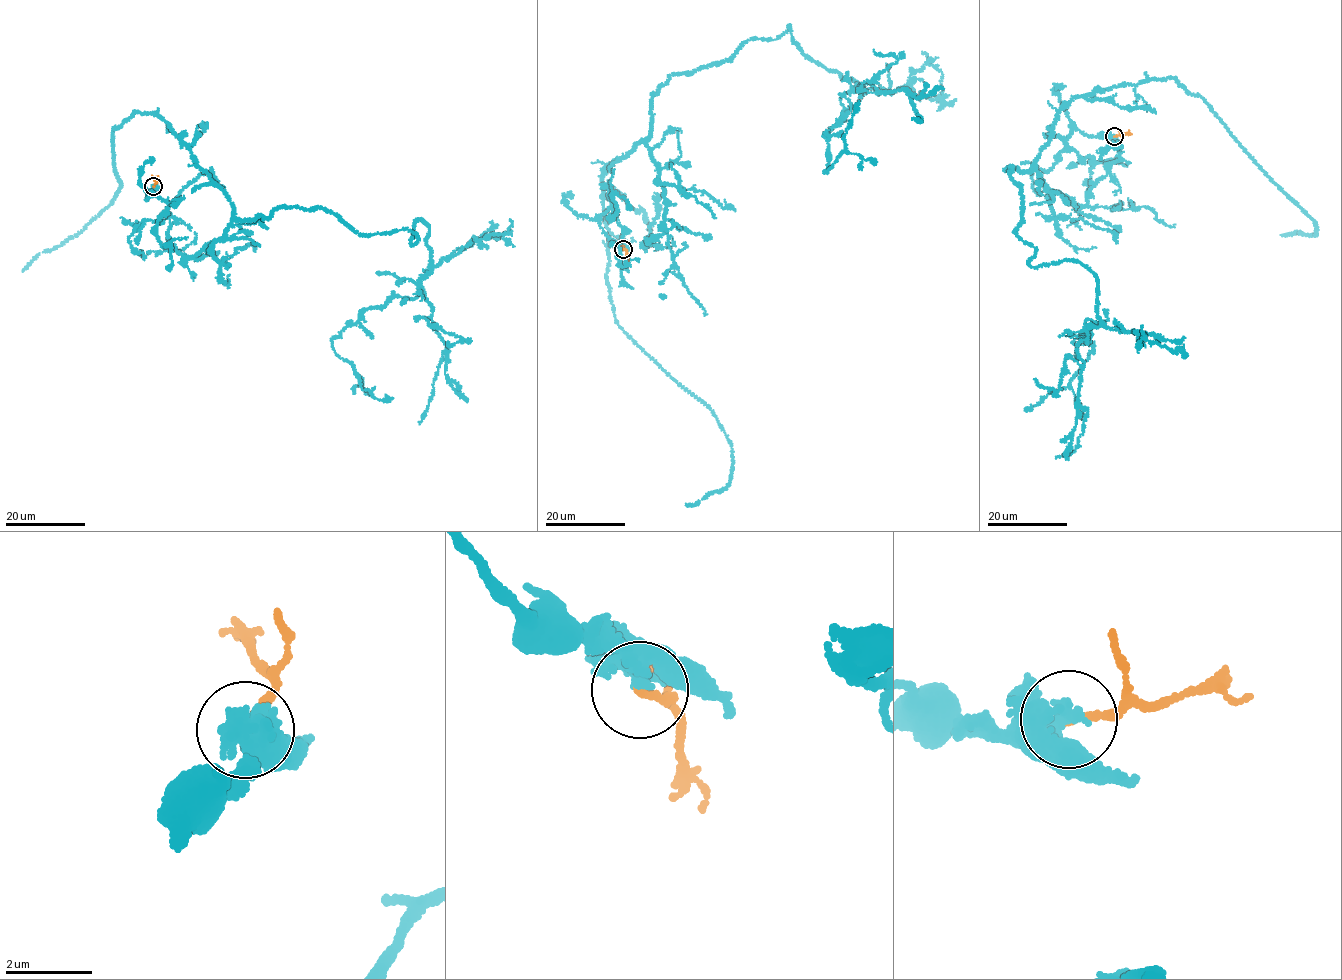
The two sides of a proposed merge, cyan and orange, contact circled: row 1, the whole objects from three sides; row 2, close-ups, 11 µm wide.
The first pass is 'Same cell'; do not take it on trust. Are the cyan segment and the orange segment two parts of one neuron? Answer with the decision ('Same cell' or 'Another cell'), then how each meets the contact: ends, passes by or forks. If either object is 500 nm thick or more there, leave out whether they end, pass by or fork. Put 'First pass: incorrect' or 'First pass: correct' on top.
First pass: correct
Same cell. At the ring cyan forks. At the ring orange ends

